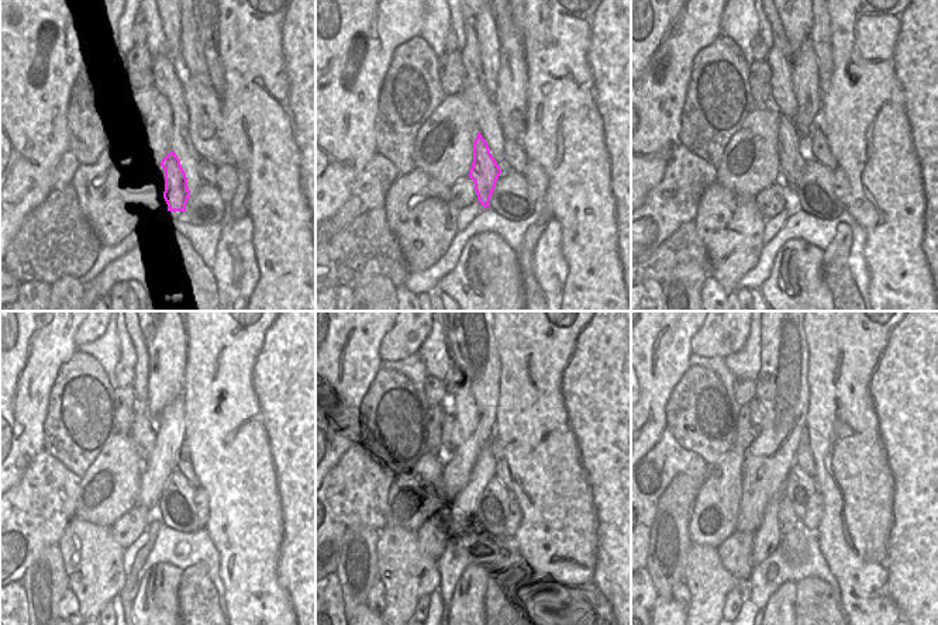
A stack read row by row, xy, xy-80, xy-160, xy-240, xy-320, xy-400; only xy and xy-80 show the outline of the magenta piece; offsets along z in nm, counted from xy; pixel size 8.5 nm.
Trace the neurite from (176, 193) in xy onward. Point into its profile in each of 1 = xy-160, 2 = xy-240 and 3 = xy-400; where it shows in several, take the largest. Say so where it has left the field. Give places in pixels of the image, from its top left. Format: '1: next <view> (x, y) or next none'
1: next xy-160 (792, 154)
2: next xy-240 (142, 432)
3: next xy-400 (757, 411)

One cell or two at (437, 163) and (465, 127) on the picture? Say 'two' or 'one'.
one

